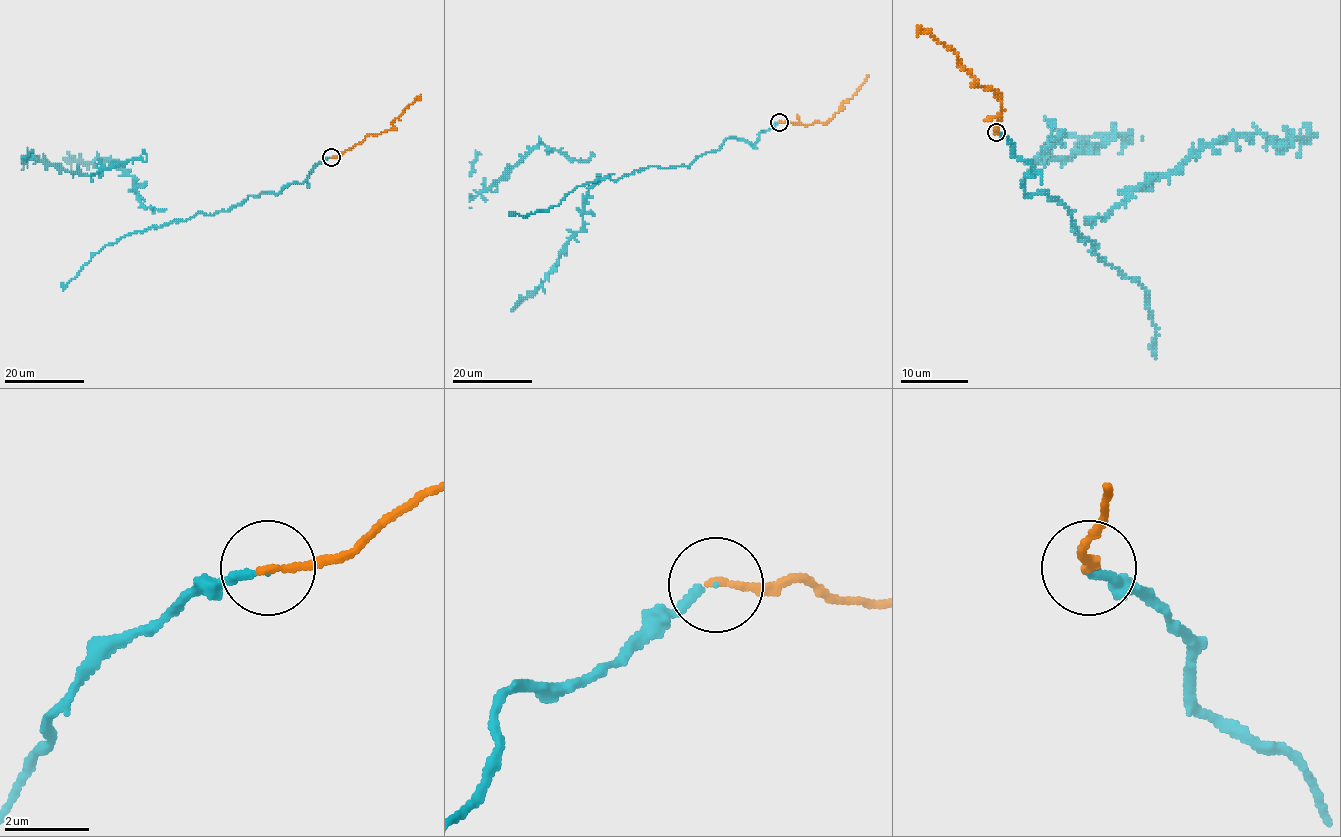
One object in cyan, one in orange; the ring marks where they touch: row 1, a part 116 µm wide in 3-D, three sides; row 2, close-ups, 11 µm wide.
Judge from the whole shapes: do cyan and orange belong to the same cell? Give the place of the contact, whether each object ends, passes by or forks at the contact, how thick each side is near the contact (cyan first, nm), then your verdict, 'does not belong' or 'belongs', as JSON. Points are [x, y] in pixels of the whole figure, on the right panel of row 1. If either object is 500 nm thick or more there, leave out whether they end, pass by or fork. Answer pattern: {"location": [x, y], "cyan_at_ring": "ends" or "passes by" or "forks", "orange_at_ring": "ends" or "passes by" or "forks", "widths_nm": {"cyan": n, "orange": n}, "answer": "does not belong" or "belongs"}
{"location": [996, 132], "cyan_at_ring": "ends", "orange_at_ring": "ends", "widths_nm": {"cyan": 180, "orange": 180}, "answer": "belongs"}

